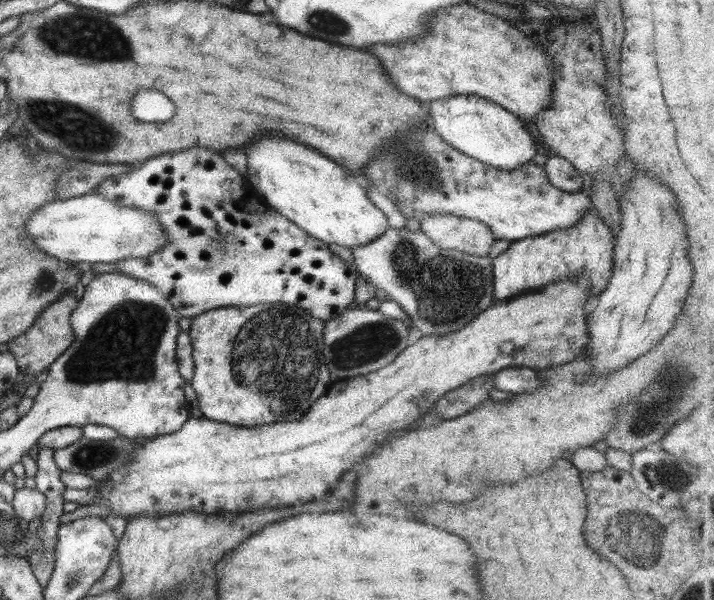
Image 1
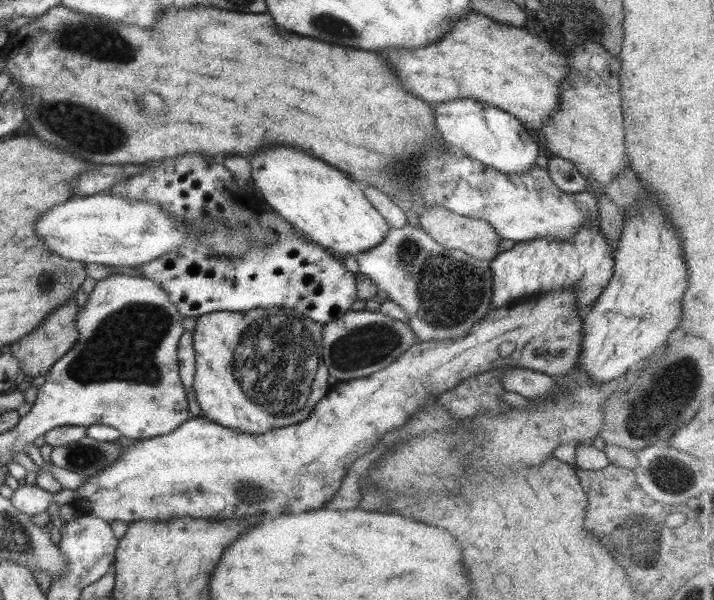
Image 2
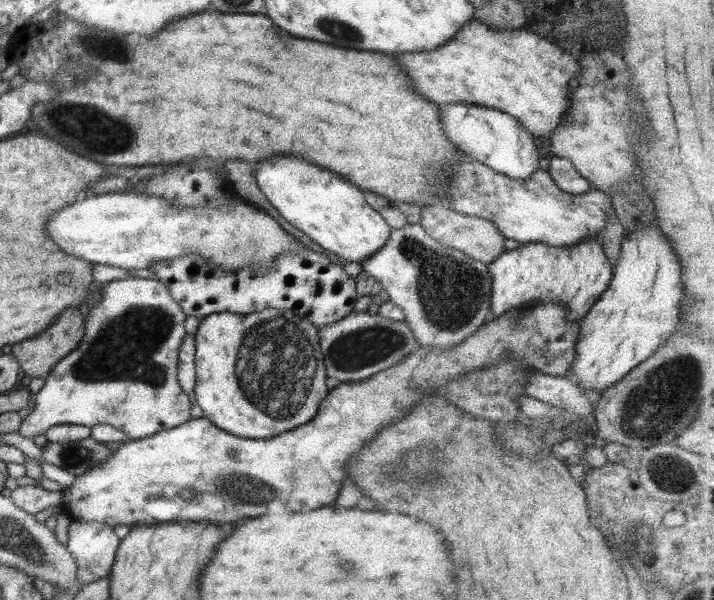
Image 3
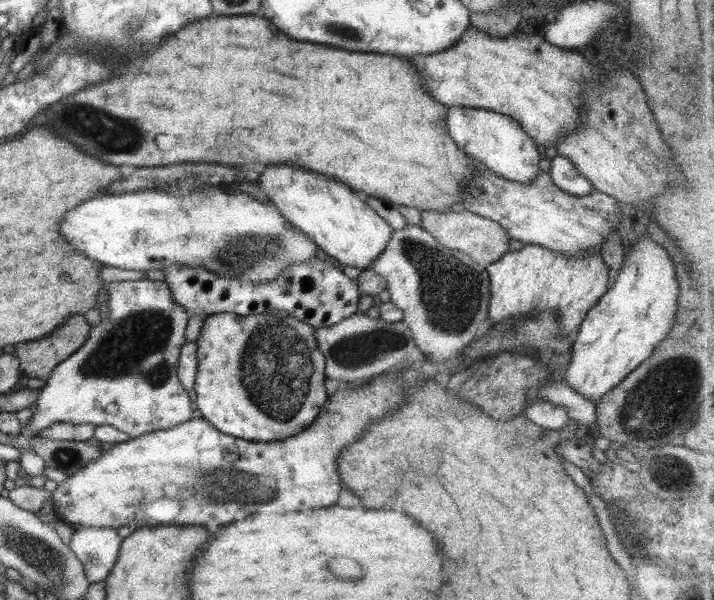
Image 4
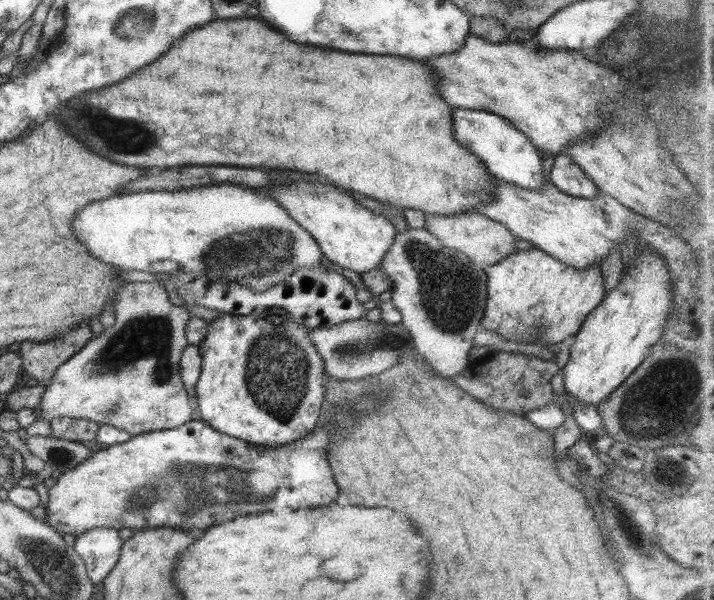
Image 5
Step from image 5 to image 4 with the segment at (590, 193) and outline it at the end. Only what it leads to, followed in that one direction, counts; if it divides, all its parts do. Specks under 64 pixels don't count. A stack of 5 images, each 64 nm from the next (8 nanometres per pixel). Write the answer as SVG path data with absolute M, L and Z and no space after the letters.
M552 154L550 164L551 179L565 193L574 196L586 196L594 190L593 184L582 173L578 172L569 158Z

